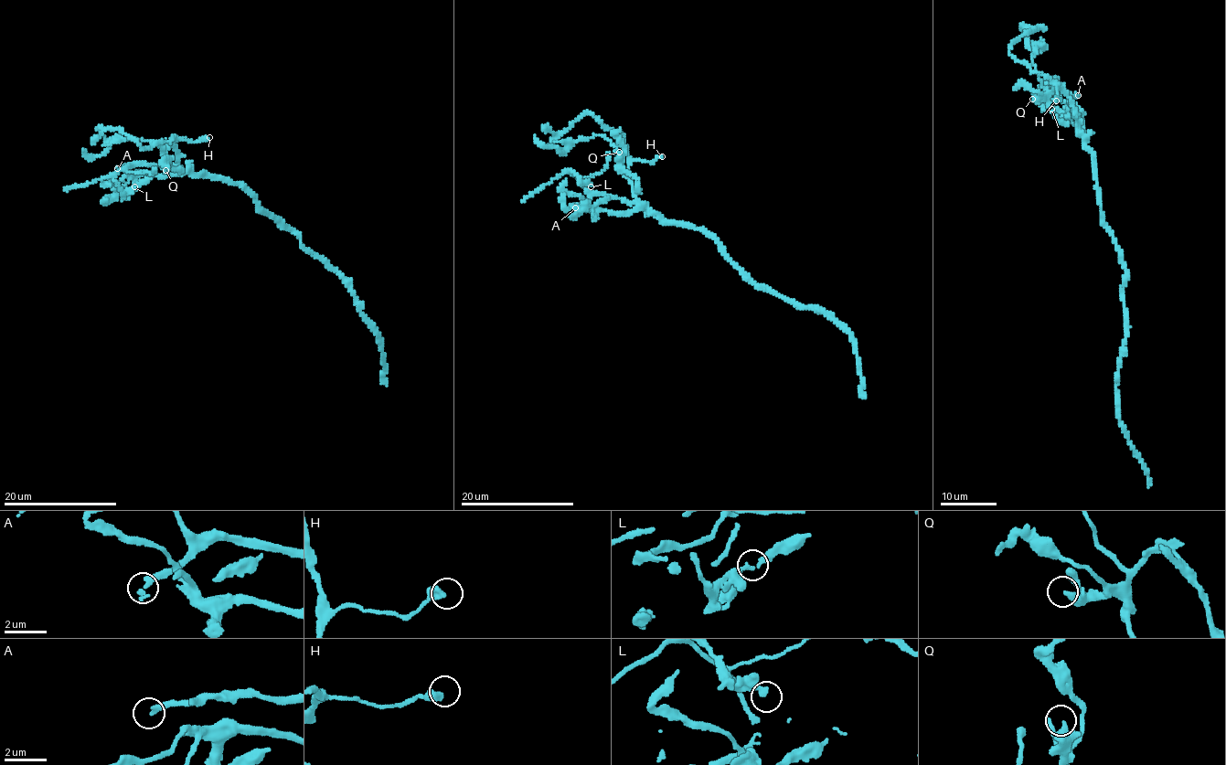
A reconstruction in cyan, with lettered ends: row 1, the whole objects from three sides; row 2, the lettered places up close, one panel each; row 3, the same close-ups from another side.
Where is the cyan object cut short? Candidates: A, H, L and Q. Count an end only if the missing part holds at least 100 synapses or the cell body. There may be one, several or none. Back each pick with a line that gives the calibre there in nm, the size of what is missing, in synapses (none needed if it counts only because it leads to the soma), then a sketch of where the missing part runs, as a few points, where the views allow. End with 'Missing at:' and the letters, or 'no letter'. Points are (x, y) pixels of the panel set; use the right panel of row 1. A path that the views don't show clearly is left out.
A: 280 nm thick; about 100 synapses; missing branch runs (1078, 95), (1082, 102), (1075, 103), (1061, 87), (1060, 73), (1035, 37), (1051, 49)
Missing at: A

